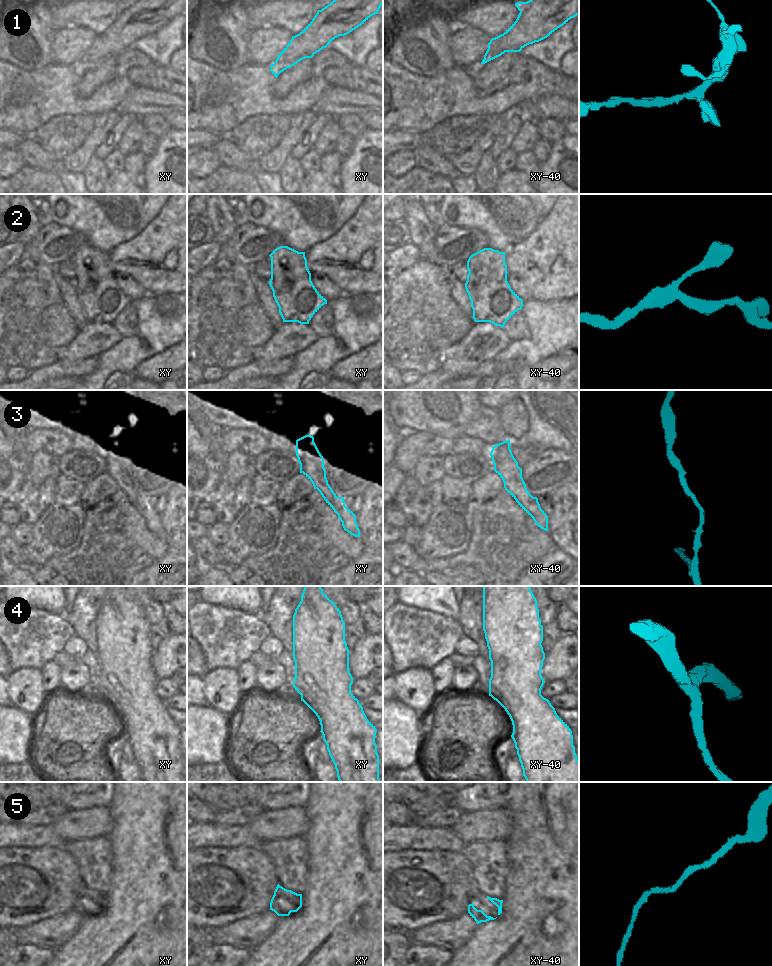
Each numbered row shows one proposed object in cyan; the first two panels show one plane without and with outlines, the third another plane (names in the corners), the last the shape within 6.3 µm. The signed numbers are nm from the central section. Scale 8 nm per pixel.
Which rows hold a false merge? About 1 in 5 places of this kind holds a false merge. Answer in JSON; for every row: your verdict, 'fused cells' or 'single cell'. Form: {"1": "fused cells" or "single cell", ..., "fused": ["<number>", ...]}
{"1": "single cell", "2": "single cell", "3": "single cell", "4": "single cell", "5": "single cell", "fused": []}

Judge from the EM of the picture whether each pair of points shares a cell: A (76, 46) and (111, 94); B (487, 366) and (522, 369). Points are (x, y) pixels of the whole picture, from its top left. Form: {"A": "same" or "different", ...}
{"A": "different", "B": "same"}

